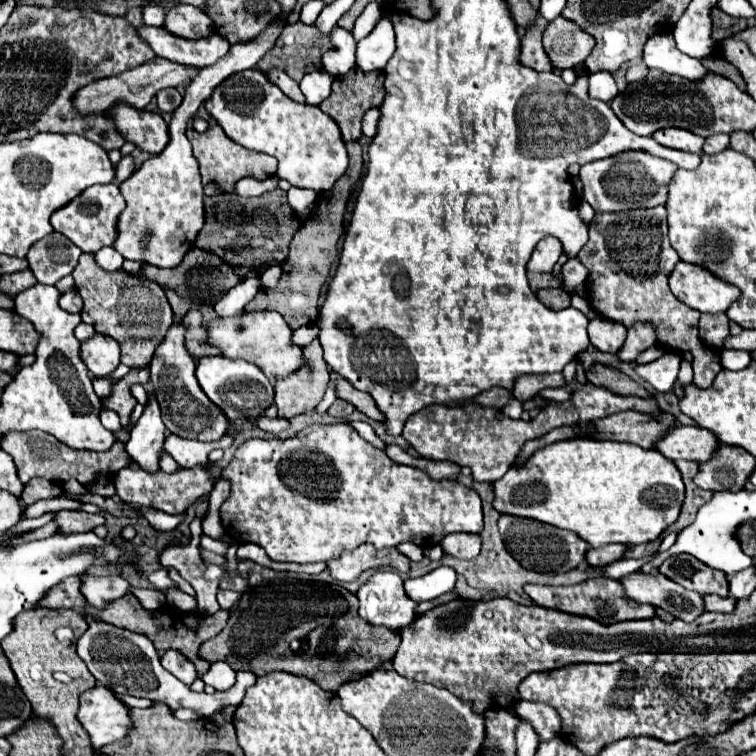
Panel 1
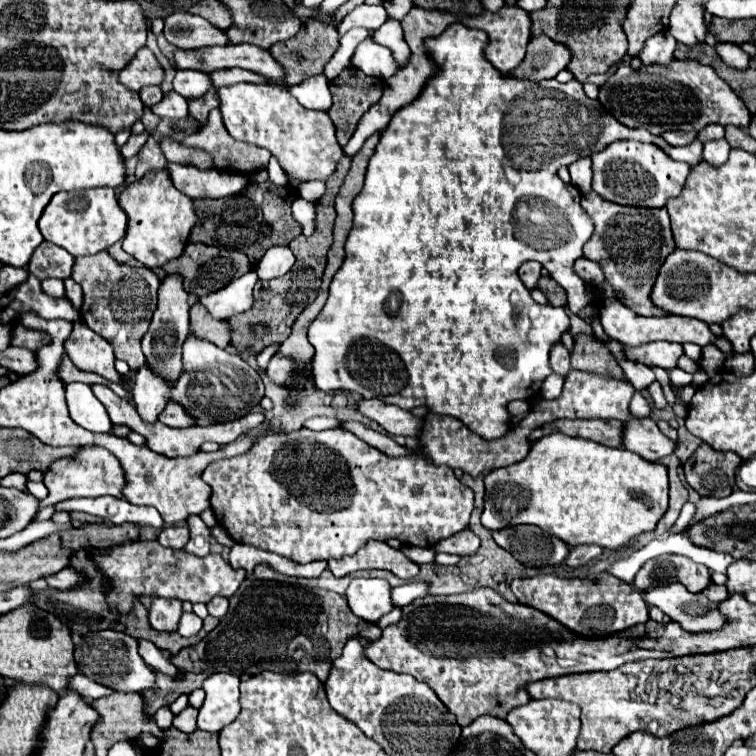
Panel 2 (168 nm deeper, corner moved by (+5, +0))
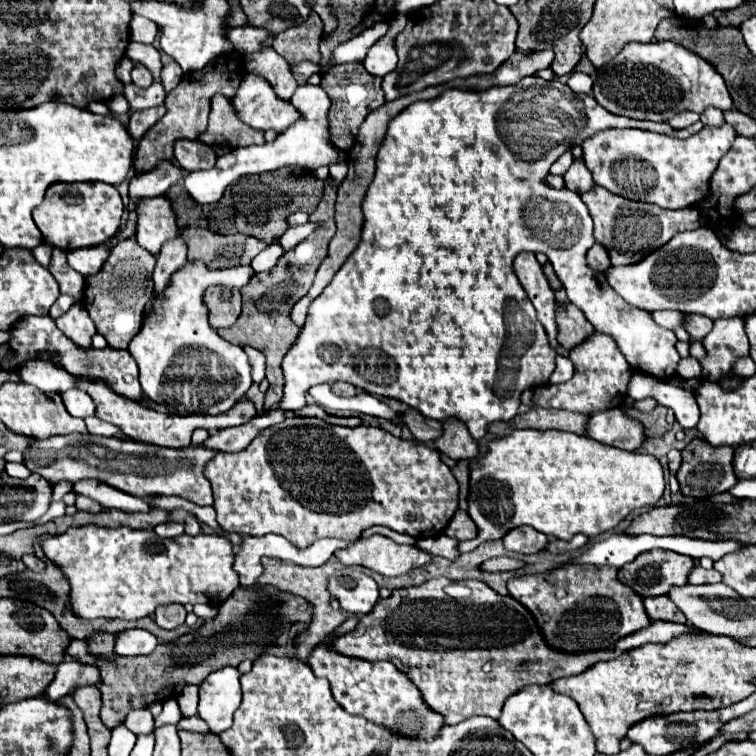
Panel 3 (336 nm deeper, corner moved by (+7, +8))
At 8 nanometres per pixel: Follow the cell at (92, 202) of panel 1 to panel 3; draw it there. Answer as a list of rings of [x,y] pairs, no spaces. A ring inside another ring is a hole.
[[[54,183],[48,187],[44,201],[34,209],[34,223],[44,239],[62,251],[94,247],[114,237],[120,229],[124,205],[116,187],[108,183]]]

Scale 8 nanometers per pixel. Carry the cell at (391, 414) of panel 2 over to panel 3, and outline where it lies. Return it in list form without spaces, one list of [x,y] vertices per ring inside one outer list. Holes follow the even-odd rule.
[[[408,409],[402,413],[402,423],[412,431],[418,441],[434,441],[442,435],[442,423],[436,419],[428,419],[416,409]]]

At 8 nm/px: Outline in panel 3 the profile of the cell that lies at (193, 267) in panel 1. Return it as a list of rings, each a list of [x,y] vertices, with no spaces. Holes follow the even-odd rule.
[[[182,229],[182,239],[188,245],[188,261],[202,261],[208,269],[226,269],[250,265],[250,261],[266,247],[250,235],[218,235],[208,229]]]

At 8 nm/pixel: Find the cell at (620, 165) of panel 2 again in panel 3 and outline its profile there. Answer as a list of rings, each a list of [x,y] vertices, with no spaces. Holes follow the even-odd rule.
[[[728,123],[722,127],[704,127],[684,141],[638,129],[606,129],[588,137],[582,149],[584,163],[596,185],[626,199],[654,203],[664,209],[684,209],[702,197],[710,175],[734,139],[736,131]]]

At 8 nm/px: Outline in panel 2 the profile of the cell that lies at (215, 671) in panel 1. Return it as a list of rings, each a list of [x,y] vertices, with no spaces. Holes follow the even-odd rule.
[[[216,673],[204,681],[202,689],[206,691],[206,699],[198,713],[198,729],[220,733],[238,717],[242,709],[238,701],[238,685],[240,679],[228,673]]]

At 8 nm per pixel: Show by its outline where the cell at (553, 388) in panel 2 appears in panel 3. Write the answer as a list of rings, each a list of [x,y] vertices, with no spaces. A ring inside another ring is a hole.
[[[558,355],[556,357],[556,369],[550,375],[550,383],[554,383],[554,385],[556,383],[566,383],[568,379],[572,379],[572,375],[574,375],[572,361],[568,357],[564,357],[564,355]]]

